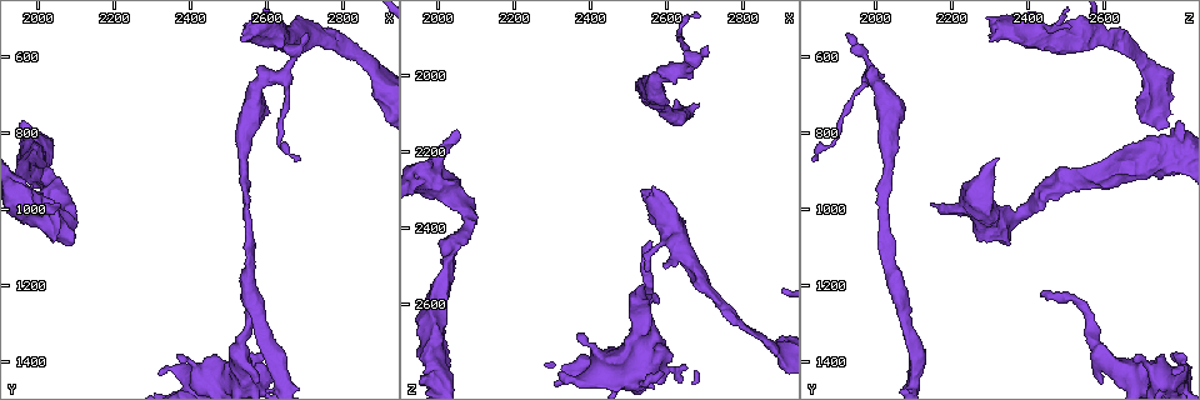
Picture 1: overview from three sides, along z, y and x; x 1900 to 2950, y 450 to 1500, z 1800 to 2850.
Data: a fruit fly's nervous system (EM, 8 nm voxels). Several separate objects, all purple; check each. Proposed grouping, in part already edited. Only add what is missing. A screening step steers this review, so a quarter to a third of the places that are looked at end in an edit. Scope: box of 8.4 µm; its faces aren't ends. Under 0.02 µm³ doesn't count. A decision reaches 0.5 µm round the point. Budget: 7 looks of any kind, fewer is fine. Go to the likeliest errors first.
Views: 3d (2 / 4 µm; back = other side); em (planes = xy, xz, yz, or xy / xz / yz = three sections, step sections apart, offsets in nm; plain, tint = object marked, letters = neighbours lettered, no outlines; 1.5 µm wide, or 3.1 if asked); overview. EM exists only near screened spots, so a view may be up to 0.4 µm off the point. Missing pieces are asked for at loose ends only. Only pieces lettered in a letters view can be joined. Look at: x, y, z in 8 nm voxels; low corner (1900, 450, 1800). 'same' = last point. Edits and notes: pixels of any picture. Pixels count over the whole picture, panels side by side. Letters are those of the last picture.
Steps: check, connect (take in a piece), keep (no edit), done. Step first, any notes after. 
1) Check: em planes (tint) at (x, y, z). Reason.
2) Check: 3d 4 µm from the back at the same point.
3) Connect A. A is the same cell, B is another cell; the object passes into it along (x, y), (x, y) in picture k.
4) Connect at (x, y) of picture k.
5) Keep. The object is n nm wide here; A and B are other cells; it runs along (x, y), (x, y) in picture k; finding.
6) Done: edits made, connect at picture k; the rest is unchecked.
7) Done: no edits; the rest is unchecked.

Check: 3d 4 µm from the back at (2530, 560, 2305). An open end.

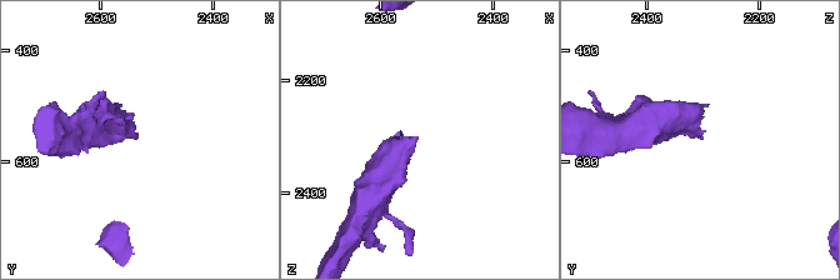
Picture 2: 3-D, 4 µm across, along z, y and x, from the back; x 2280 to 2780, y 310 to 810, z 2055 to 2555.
Check: em xz step 4 (letters) at (2530, 550, 2305). Now the EM.

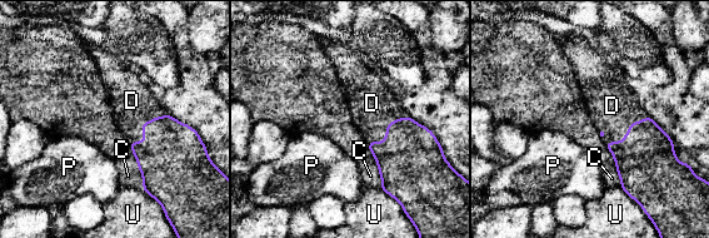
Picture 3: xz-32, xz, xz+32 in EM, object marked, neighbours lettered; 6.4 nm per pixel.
Connect D. D is the same cell, C, P and U are other cells; the object passes into it along (171, 152), (141, 127), (131, 100) in picture 3; it goes on there.

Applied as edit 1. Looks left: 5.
Check: overview.

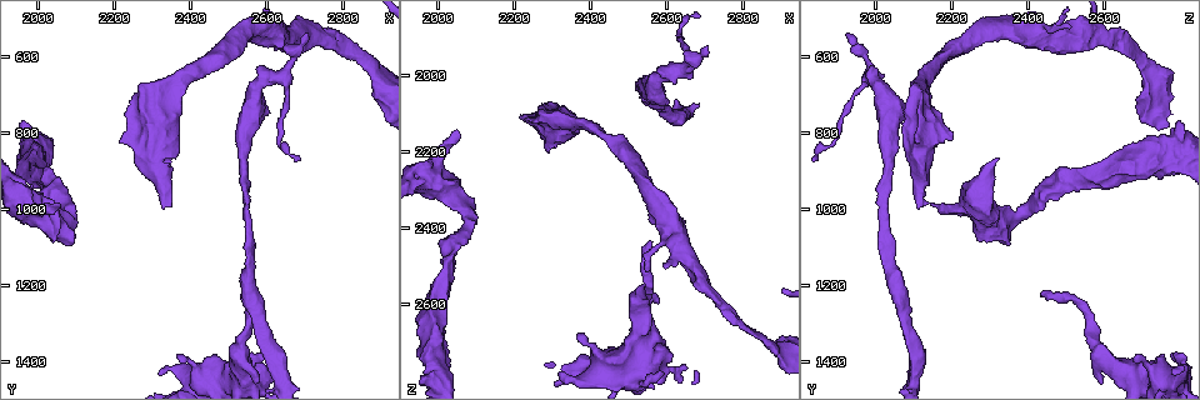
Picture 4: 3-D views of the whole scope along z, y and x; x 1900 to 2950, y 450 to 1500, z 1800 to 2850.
Check: em xz step 4 (plain) at (2345, 990, 2125). Stops while still wide.

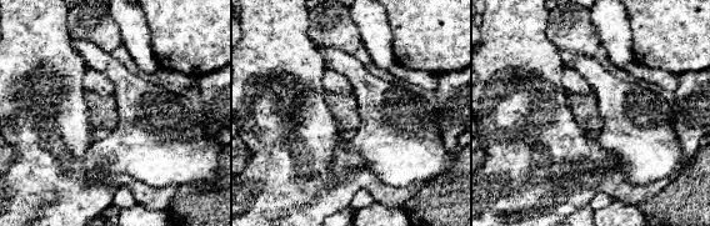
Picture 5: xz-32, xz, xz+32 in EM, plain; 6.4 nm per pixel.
Check: em xz step 4 (letters) at the same point.

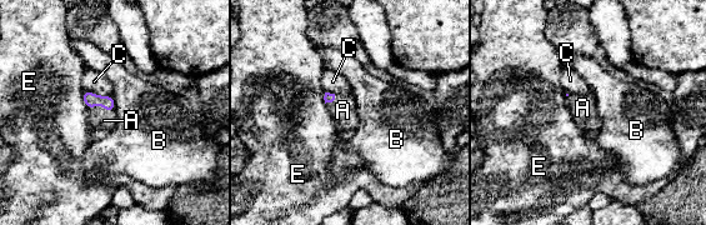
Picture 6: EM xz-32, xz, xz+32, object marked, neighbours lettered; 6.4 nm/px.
Connect A. A is the same cell, B, C and E are other cells; it goes on there.

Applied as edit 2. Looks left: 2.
Check: overview.

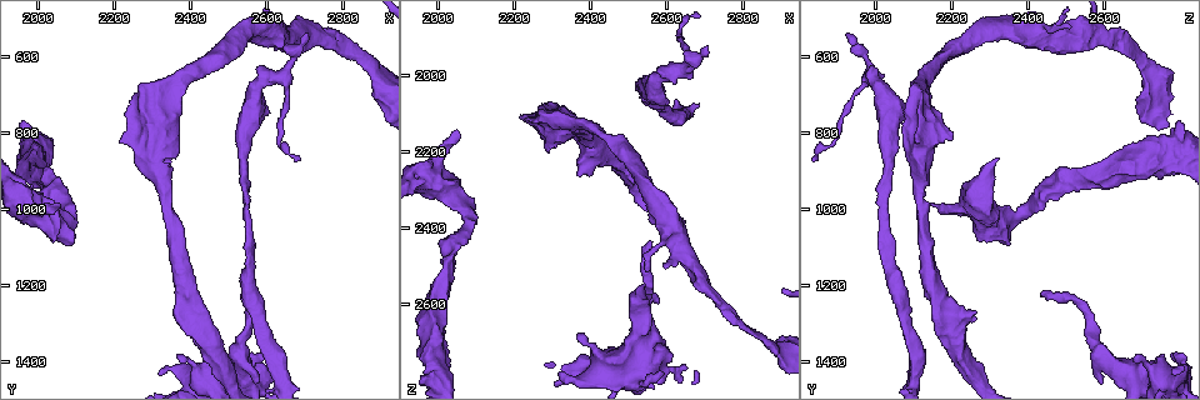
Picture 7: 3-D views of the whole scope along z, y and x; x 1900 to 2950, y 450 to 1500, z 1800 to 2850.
Check: em xz step 4 (letters) at (2550, 1225, 2430). Thin end.

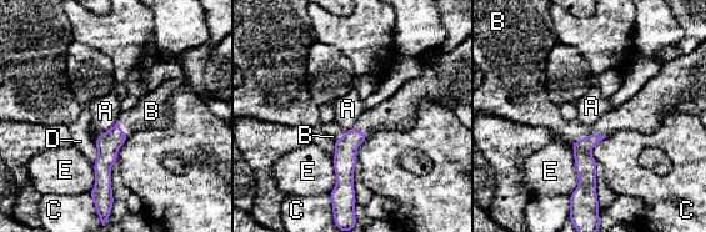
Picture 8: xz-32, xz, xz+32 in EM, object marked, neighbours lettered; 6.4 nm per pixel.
Connect B. B is the same cell, A, C, D and E are other cells; it goes on there.

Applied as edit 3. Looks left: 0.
Done: edits made, connect at picture 3, connect at picture 6, connect at picture 8; the rest is unchecked.

